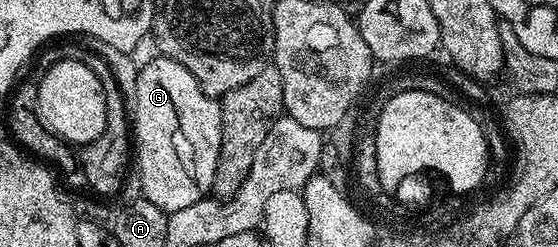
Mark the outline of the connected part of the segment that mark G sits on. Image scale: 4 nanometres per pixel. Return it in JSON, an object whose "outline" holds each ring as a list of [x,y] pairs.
{"outline":[[[154,55],[147,65],[138,70],[136,95],[132,98],[132,149],[136,154],[138,181],[142,184],[141,196],[160,207],[165,213],[180,211],[180,207],[192,207],[192,203],[204,200],[213,187],[221,147],[221,107],[196,83],[192,71],[170,57]]]}

